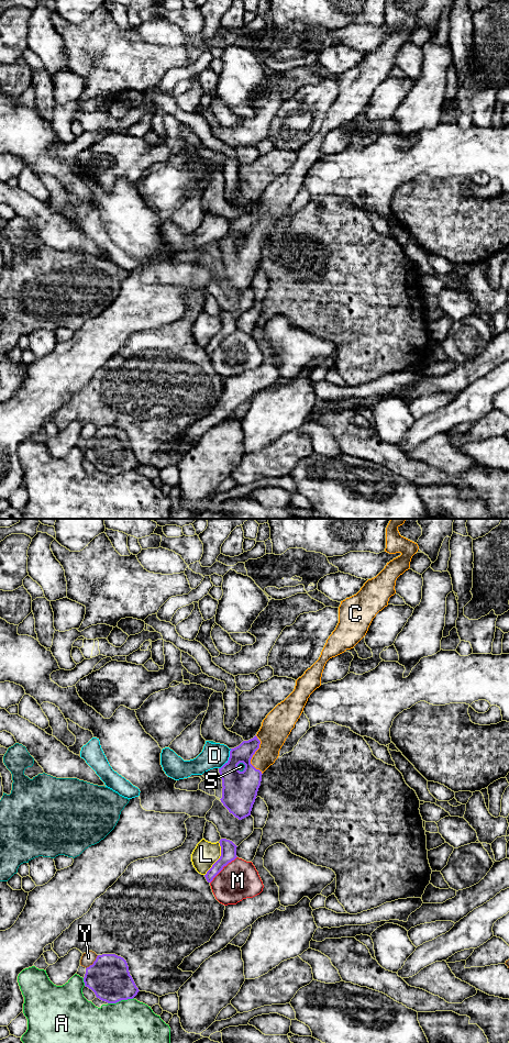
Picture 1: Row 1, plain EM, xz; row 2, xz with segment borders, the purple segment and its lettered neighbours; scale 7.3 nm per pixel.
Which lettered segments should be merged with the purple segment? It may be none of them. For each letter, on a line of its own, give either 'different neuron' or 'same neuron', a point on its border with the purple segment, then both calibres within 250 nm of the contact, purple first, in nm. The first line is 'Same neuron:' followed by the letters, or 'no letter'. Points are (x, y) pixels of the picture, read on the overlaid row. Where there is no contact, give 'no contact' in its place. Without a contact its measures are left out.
Same neuron: C
A: different neuron; contact xz (120, 1000); calibres 300 and 320 nm
C: same neuron; contact xz (252, 756); calibres 260 and 200 nm
D: different neuron; contact xz (229, 759); calibres 260 and 190 nm
L: different neuron; contact xz (219, 858); calibres 110 and 180 nm
M: different neuron; contact xz (222, 868); calibres 110 and 280 nm
S: different neuron; contact xz (236, 766); calibres 260 and 60 nm
Y: different neuron; contact xz (93, 963); calibres 300 and 90 nm

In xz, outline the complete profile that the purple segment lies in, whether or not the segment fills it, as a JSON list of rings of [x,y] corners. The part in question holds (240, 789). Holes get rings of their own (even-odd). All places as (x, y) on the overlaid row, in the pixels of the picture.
[[[390,519],[386,528],[385,552],[389,554],[400,553],[401,555],[387,563],[385,568],[376,577],[368,579],[356,595],[341,601],[339,623],[327,640],[319,659],[296,680],[294,691],[266,715],[257,734],[253,739],[243,741],[239,746],[231,748],[229,761],[219,768],[223,787],[220,800],[229,812],[239,820],[251,815],[261,786],[262,775],[278,758],[279,751],[300,718],[308,698],[321,686],[321,677],[327,662],[346,650],[353,648],[366,635],[373,619],[388,606],[389,598],[396,593],[397,578],[410,568],[411,558],[418,552],[419,546],[400,535],[398,528],[406,520],[408,519]]]

